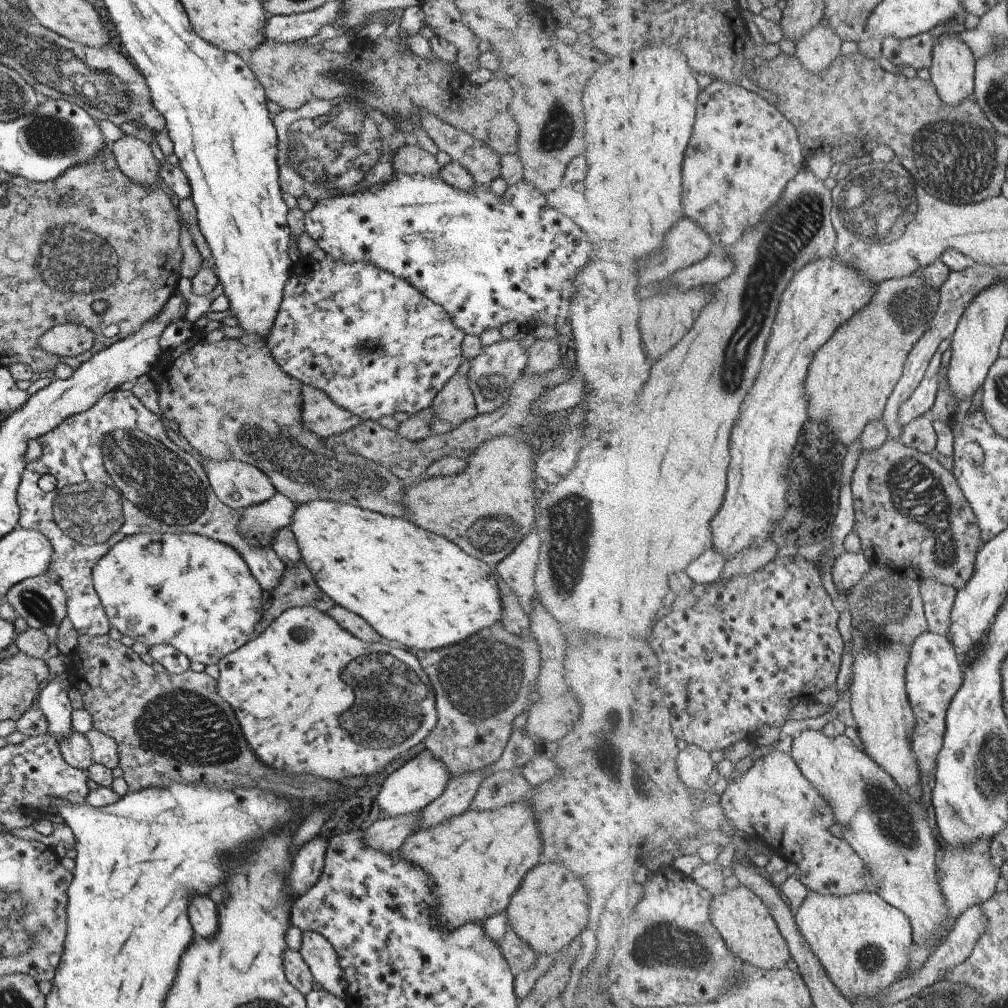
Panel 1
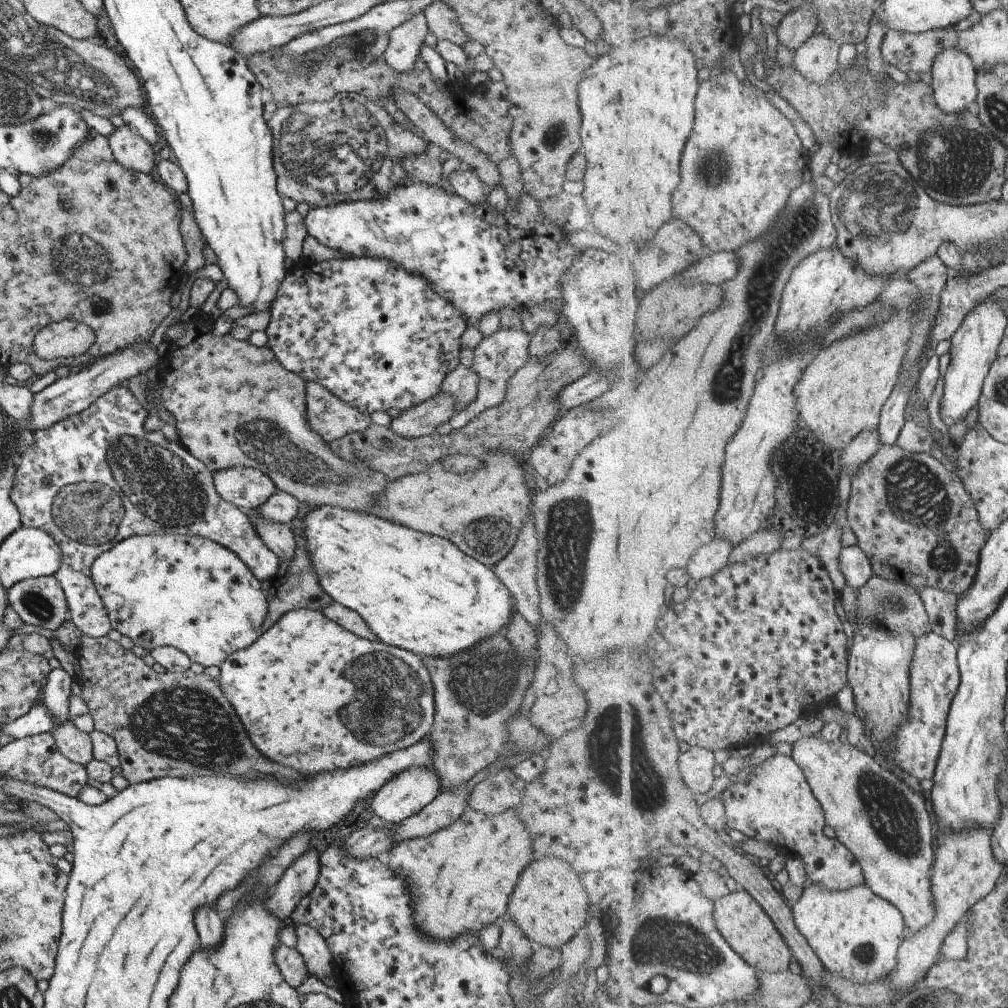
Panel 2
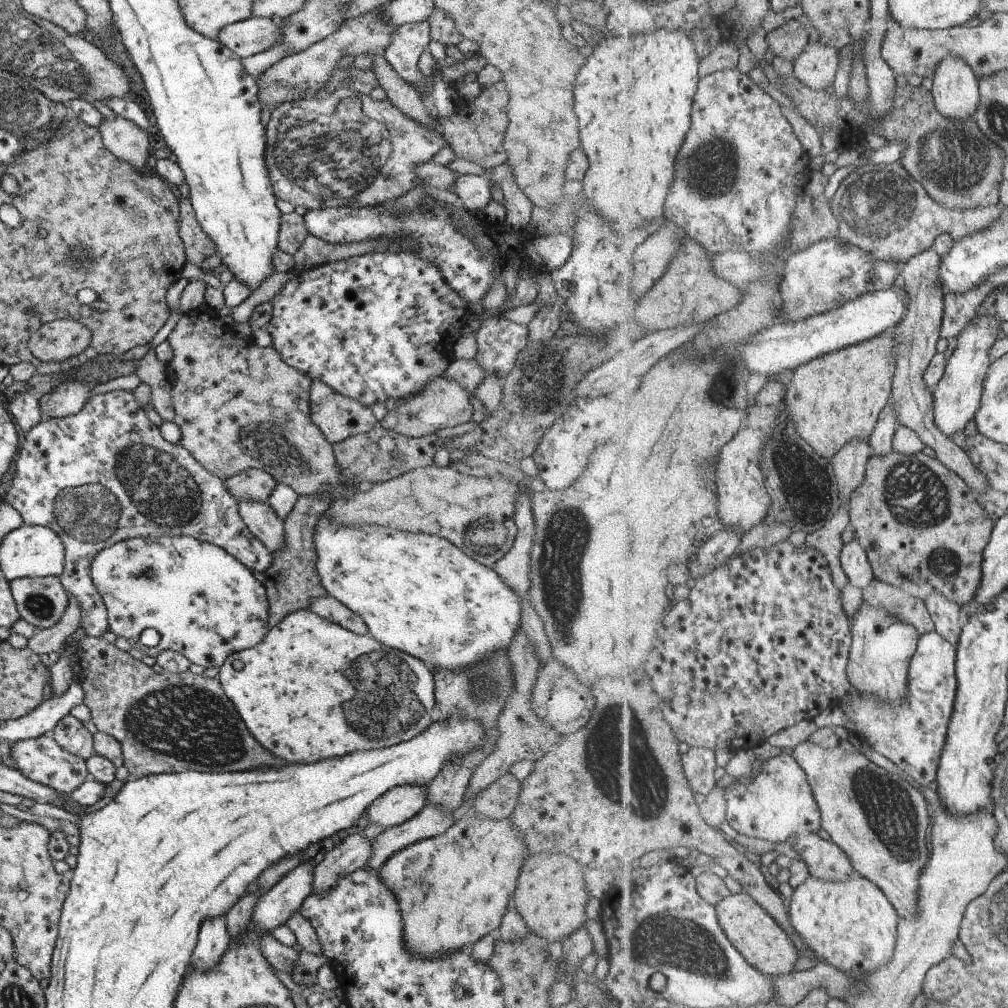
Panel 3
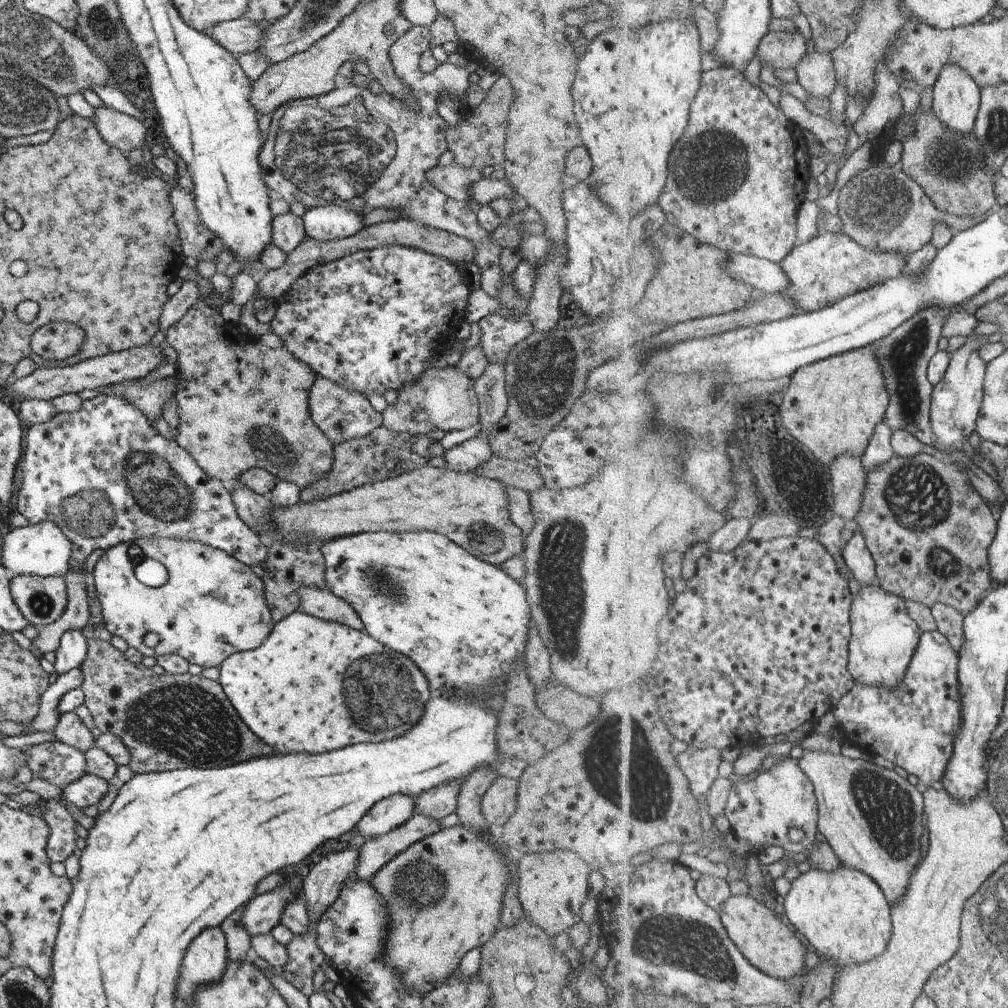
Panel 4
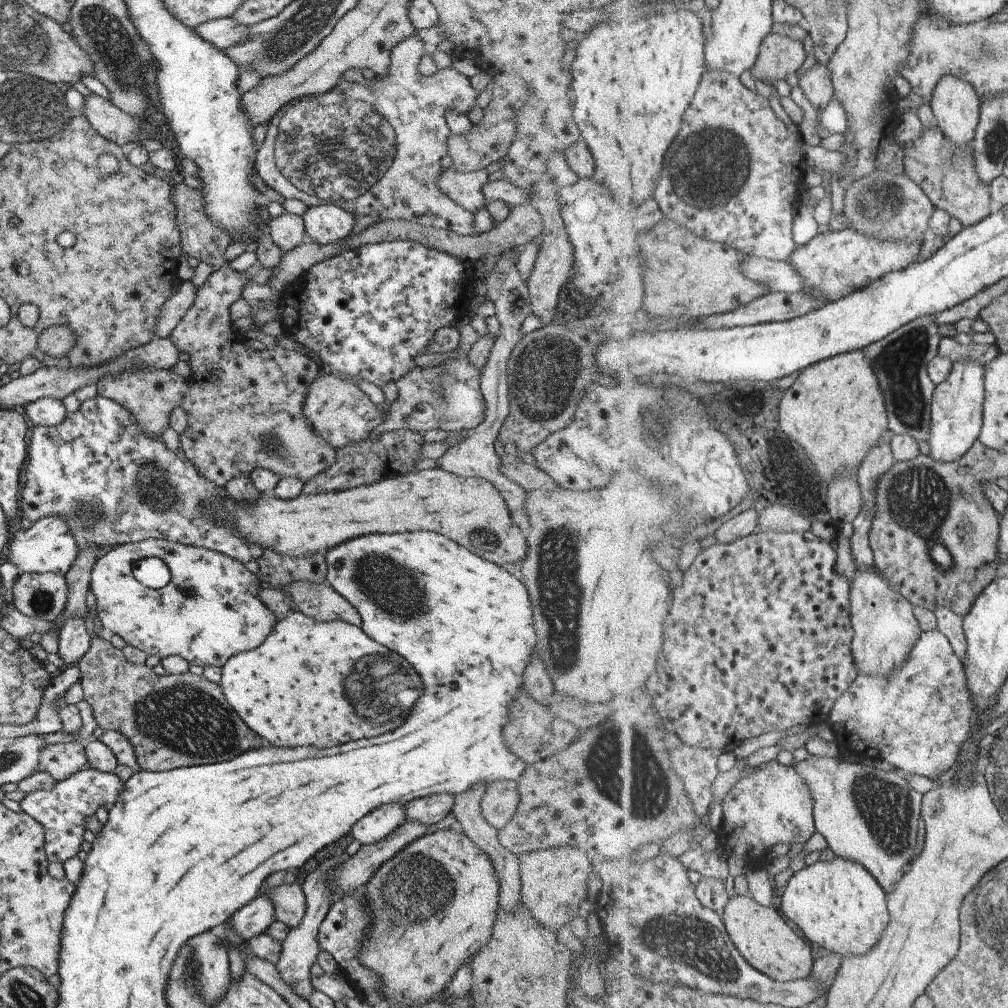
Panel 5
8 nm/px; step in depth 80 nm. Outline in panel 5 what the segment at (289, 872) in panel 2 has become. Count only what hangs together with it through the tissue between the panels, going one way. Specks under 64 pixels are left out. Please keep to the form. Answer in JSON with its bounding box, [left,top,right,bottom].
[228,893,273,944]

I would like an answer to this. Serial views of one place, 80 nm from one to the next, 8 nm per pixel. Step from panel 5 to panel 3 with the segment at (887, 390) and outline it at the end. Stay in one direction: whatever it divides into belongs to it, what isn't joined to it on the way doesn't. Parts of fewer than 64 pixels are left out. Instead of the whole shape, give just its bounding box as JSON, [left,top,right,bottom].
[892,247,989,492]

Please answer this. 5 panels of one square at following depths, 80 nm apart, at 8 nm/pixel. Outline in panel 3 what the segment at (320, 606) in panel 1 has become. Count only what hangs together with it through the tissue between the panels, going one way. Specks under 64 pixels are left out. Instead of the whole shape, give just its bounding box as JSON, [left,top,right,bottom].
[263,496,332,628]

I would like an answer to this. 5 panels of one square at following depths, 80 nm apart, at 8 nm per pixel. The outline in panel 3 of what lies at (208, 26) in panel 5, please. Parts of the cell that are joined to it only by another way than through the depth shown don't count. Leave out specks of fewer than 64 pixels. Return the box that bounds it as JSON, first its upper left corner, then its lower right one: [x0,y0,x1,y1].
[216,17,281,58]

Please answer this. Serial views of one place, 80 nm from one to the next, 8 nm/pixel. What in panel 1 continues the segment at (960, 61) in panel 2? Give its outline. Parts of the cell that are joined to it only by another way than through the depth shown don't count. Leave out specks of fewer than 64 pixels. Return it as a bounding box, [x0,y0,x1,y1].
[929,32,977,106]

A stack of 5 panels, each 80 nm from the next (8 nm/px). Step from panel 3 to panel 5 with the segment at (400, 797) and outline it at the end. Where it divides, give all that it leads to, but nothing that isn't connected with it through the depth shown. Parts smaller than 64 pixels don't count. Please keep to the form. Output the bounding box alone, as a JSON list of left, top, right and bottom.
[351,804,404,846]

